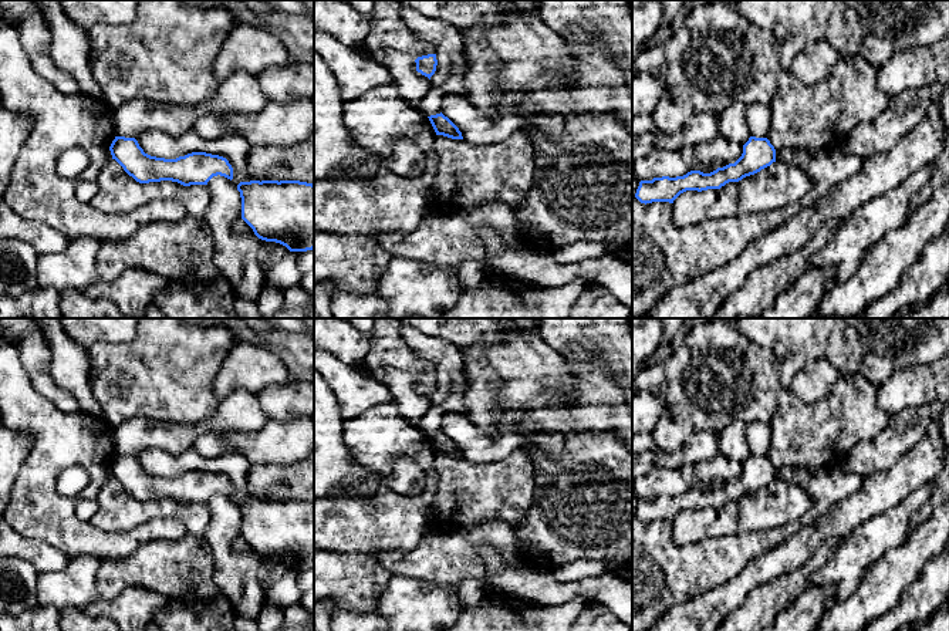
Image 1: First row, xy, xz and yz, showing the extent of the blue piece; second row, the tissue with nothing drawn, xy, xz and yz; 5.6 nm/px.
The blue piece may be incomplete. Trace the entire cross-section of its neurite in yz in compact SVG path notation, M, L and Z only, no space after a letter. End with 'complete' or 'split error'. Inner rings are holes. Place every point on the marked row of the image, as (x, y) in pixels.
M750 136L743 145L742 156L723 168L710 173L690 171L683 176L654 178L641 180L635 198L641 203L669 202L686 190L720 189L729 182L739 182L746 176L754 175L776 162L776 149L767 138Z; complete

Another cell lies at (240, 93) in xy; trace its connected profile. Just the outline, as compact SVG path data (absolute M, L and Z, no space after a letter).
M239 71L220 82L217 92L197 111L195 107L176 107L138 98L115 105L114 128L116 136L136 138L145 131L158 129L178 136L192 128L205 112L216 115L230 112L254 114L269 104L257 75Z

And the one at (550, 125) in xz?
M558 114L536 115L533 126L537 129L536 138L558 138L565 131L564 117Z

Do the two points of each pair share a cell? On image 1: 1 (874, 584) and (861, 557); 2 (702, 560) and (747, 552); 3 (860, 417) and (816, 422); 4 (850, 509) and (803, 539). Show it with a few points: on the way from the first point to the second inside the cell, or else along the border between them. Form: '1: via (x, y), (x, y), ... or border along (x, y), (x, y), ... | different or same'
1: border along (894, 549), (890, 549), (867, 572), (848, 597) | different
2: via (713, 560), (736, 552) | same
3: via (848, 417), (837, 422), (827, 422) | same
4: via (838, 520), (814, 535) | same

